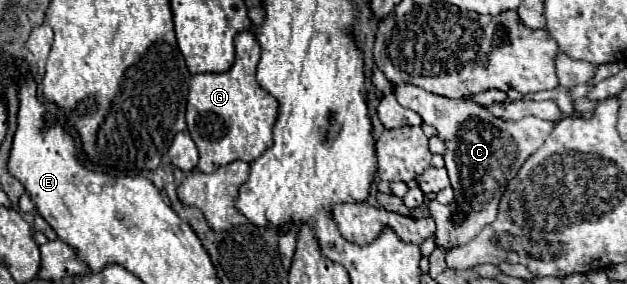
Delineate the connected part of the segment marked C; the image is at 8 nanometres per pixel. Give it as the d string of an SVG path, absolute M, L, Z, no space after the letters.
M412 84L394 86L394 96L404 108L420 114L424 124L434 126L438 136L446 142L444 160L456 198L454 204L446 206L444 210L432 210L432 218L436 220L436 246L444 250L464 246L466 242L474 240L484 226L494 222L506 184L514 178L524 160L542 146L554 124L536 116L504 122L492 116L480 104L428 94Z

